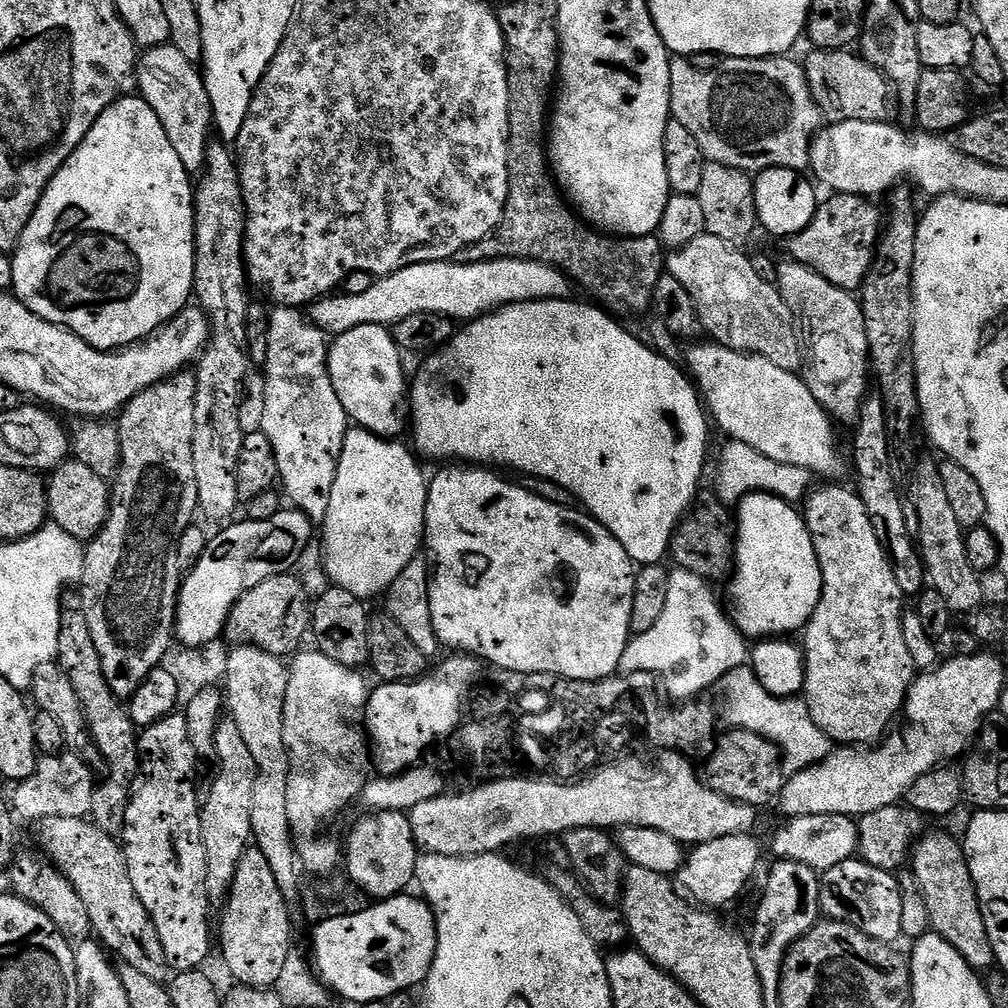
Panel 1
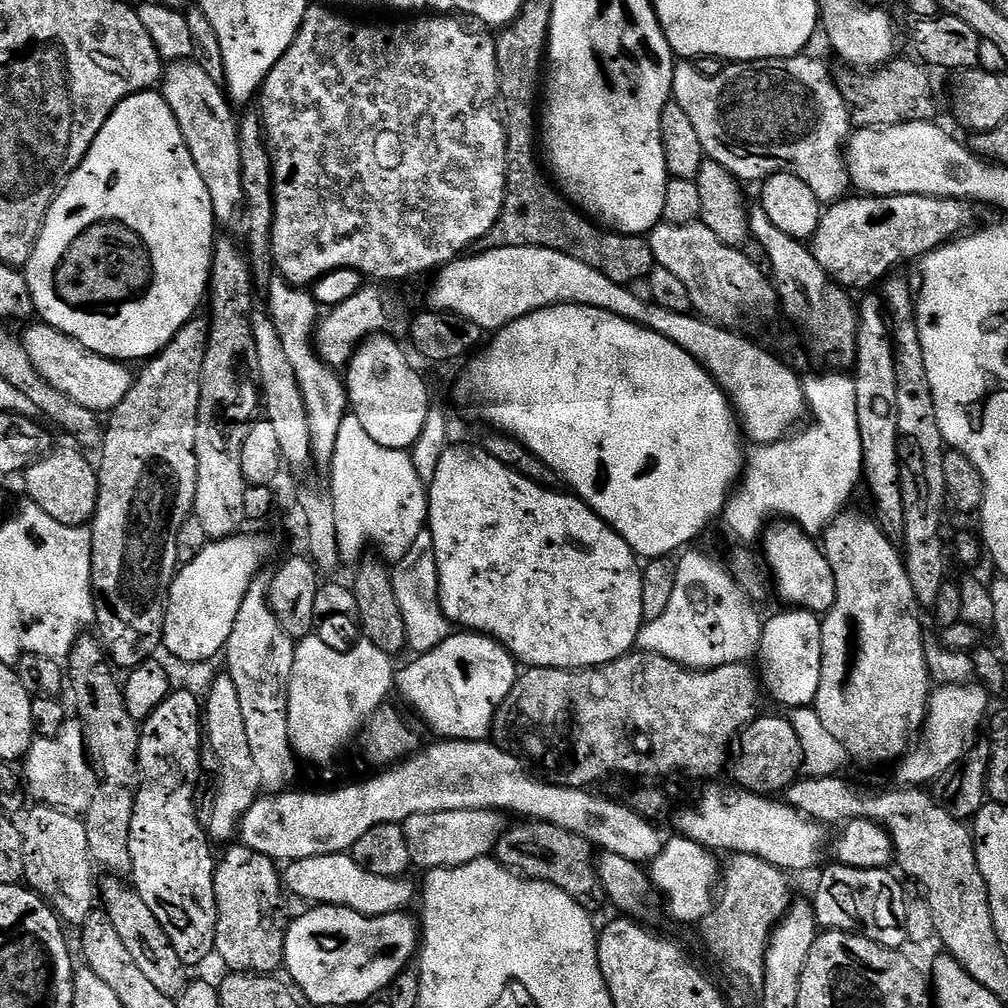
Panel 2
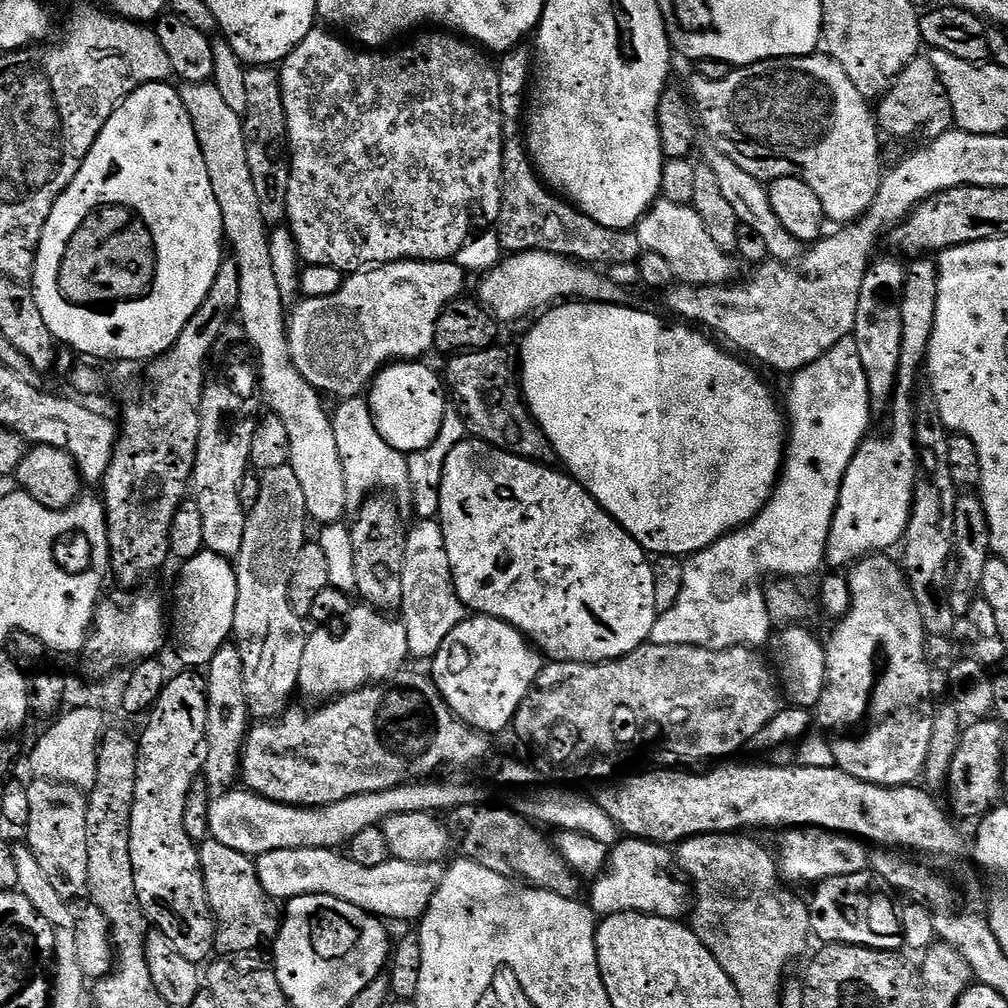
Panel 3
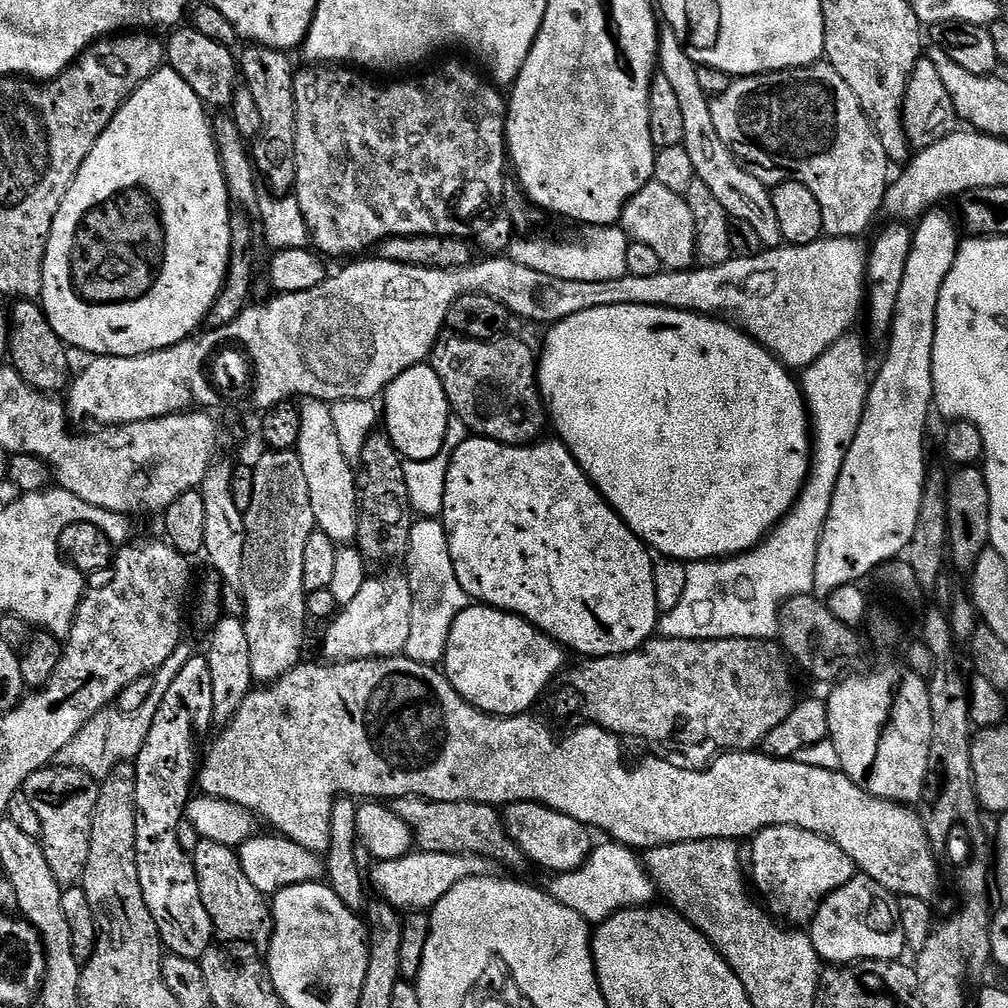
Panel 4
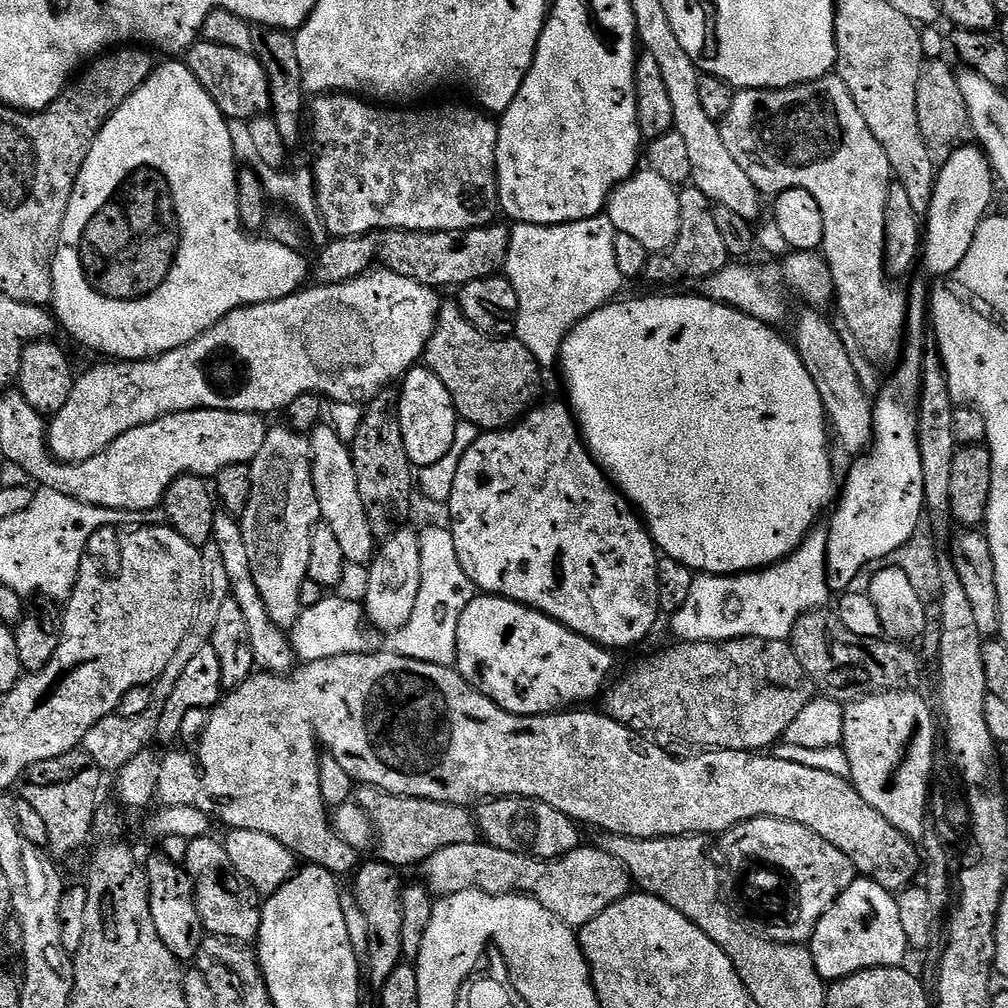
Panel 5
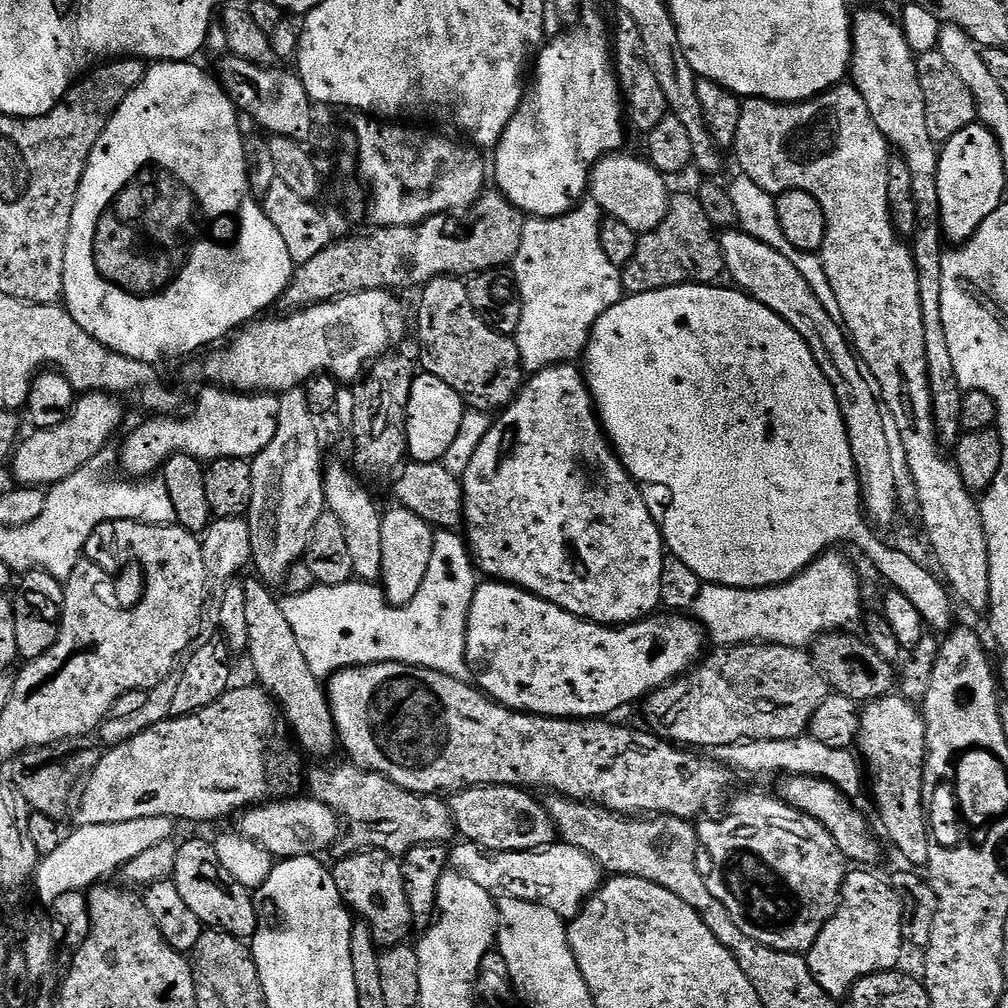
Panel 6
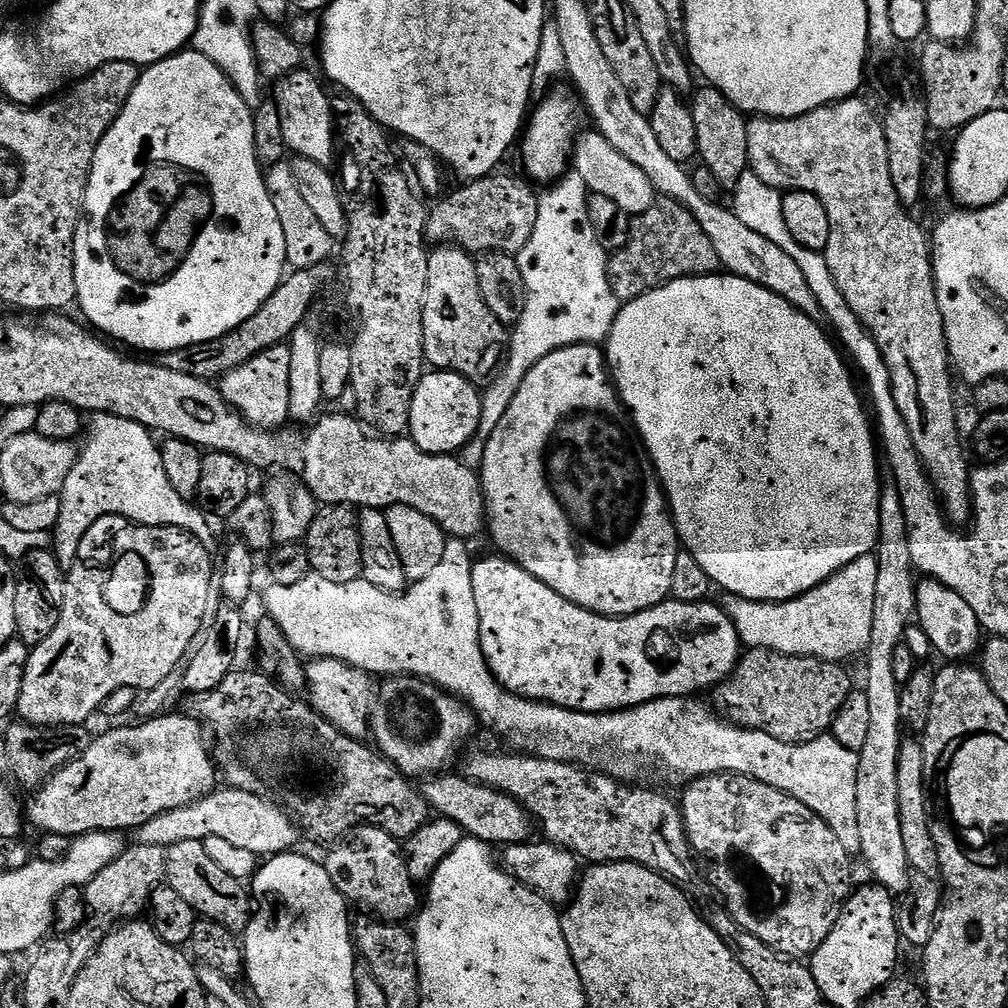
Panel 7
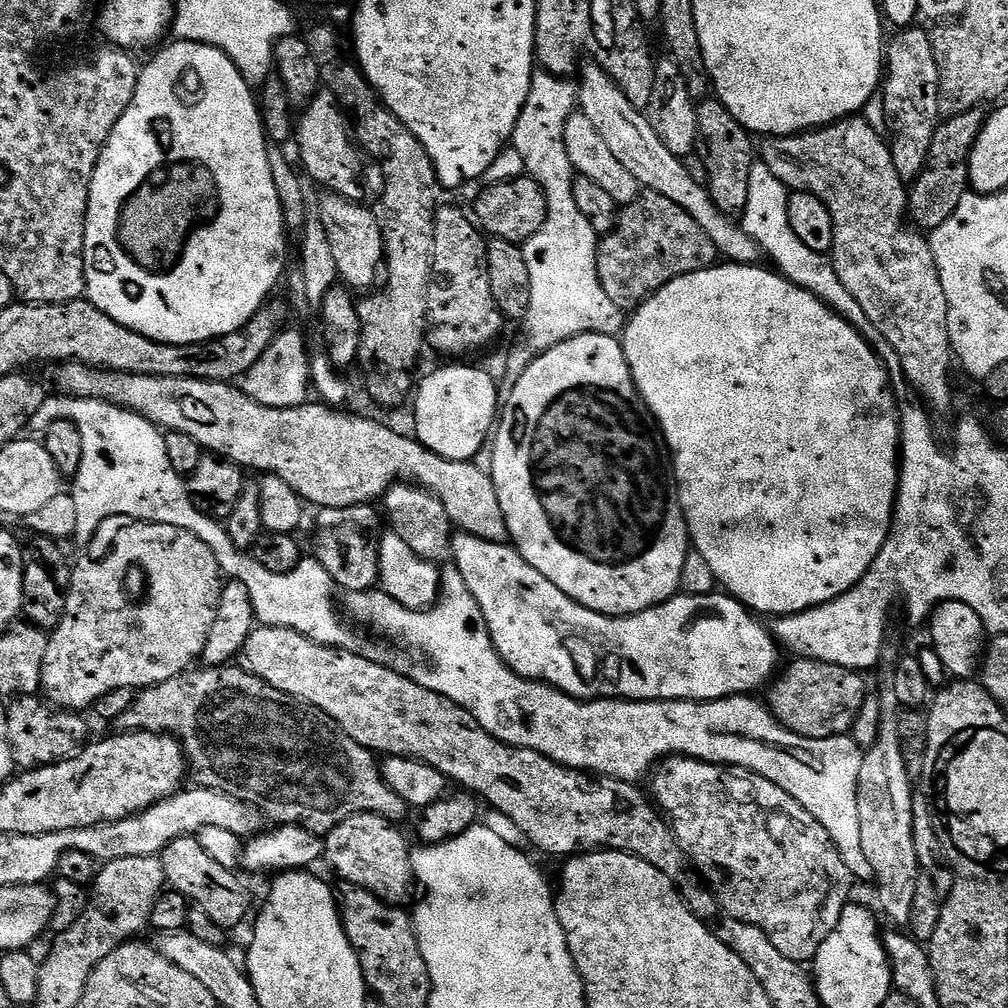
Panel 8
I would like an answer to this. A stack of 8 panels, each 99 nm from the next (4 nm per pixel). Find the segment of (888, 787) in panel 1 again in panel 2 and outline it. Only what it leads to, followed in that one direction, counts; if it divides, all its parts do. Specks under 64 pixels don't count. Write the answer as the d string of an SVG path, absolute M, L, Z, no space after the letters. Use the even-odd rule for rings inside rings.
M976 682L937 687L928 698L928 714L924 717L922 735L918 740L920 748L913 747L899 761L900 769L896 776L900 780L897 781L904 786L931 786L939 776L965 759L969 751L968 743L988 712L988 700L990 701L988 689Z

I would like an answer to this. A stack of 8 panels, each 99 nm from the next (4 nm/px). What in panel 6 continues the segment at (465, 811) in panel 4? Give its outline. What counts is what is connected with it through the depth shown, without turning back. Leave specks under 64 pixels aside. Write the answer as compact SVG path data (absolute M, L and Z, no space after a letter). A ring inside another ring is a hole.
M343 762L331 772L328 768L316 768L312 773L307 773L306 784L312 787L311 799L330 806L336 815L346 825L346 836L356 843L361 849L377 848L380 852L388 852L397 858L414 848L423 844L443 844L457 835L456 823L452 821L452 812L448 808L448 800L436 794L425 794L423 792L411 792L386 778L377 772L370 772L360 768L354 763Z

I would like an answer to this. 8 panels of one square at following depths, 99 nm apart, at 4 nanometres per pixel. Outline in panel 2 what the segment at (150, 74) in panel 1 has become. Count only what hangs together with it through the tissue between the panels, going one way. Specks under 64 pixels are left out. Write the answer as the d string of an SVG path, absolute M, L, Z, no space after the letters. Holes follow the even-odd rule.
M172 62L164 70L162 95L178 120L178 130L182 130L182 138L186 138L190 158L194 158L194 166L198 166L198 174L202 174L206 190L210 190L217 225L232 224L235 220L237 223L244 206L242 162L238 154L240 134L238 120L235 115L232 117L234 108L225 89L216 84L214 78L209 78L202 66L194 62Z

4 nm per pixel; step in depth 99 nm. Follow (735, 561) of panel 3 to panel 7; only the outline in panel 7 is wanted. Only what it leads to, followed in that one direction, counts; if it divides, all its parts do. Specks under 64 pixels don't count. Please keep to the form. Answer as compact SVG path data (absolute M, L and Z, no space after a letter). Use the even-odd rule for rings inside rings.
M869 554L850 562L814 590L793 600L779 600L776 604L728 596L723 601L724 612L734 622L738 638L745 649L765 648L787 656L812 656L816 660L848 662L851 656L863 657L870 646L870 626L874 622L874 594L878 588L878 561Z

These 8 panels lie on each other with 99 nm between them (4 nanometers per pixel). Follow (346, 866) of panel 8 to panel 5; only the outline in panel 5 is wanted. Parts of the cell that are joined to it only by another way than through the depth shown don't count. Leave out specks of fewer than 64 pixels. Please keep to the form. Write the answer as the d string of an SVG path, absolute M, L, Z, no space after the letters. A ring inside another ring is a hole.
M379 858L361 863L351 877L351 895L366 913L366 922L370 926L370 942L366 957L366 976L372 979L376 990L384 987L386 978L394 974L394 970L404 960L402 950L402 902L404 901L404 888L400 884L401 873Z

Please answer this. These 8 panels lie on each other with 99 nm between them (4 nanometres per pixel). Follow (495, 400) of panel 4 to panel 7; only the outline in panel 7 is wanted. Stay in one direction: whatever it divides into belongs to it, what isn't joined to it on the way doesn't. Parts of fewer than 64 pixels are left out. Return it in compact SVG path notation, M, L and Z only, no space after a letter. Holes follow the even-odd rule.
M455 244L436 246L428 253L422 326L425 361L441 372L453 372L473 382L484 382L500 371L508 355L509 329L494 318L490 306L486 306L486 298L482 298L482 290L478 290L473 253Z

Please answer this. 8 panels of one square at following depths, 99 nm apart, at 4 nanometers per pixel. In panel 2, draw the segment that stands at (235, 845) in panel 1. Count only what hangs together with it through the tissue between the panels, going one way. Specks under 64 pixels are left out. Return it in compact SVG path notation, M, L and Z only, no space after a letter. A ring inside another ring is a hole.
M220 674L208 688L208 701L202 704L202 720L206 725L206 744L212 747L220 763L220 781L214 785L212 812L206 819L206 831L213 841L231 841L238 832L238 821L261 791L260 775L250 750L250 738L246 735L246 721L242 719L242 706L234 678ZM232 836L232 838L231 838Z

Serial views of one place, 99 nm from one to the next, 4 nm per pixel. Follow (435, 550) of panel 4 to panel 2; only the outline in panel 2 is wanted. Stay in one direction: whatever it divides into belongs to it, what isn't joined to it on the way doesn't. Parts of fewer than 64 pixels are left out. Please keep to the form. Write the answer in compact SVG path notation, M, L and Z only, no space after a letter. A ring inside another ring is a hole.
M425 530L414 538L414 546L404 557L391 569L392 581L394 582L394 594L398 598L398 607L402 609L402 622L404 623L404 638L409 649L413 648L413 653L429 652L440 647L442 642L450 635L450 621L440 605L440 575L436 565L436 555L432 549L432 534Z

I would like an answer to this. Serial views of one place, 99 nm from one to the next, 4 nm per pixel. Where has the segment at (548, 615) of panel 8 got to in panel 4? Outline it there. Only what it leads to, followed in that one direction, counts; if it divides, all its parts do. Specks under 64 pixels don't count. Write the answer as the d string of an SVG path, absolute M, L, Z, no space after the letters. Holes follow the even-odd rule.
M476 602L464 608L458 618L454 618L450 638L444 647L442 671L454 686L454 690L458 690L461 698L475 708L481 708L492 716L518 716L527 713L531 709L528 707L543 692L545 695L552 681L565 671L564 655L565 649L530 621L515 616L512 612L504 612L500 608L490 608L486 604Z

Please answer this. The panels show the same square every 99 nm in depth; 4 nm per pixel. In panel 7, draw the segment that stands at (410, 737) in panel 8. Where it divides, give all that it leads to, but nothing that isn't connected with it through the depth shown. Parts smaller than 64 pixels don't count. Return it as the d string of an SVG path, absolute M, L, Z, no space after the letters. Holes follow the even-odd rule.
M313 659L306 668L307 699L322 718L329 720L336 729L350 738L363 741L370 732L374 705L378 700L378 688L369 673L351 668L341 660ZM469 751L463 757L464 768L463 775L470 780L475 780L478 784L484 784L488 788L498 790L514 802L521 804L532 817L533 821L544 831L543 839L549 844L557 844L559 848L565 848L567 852L572 852L581 861L588 860L589 865L593 864L613 864L614 862L630 862L631 864L641 864L658 874L662 874L667 880L671 880L681 886L687 885L688 880L688 856L690 857L690 845L688 843L688 831L684 829L684 814L679 803L676 804L668 796L663 796L660 792L651 792L648 788L627 788L624 784L619 784L616 780L611 780L608 776L603 776L600 772L587 772L587 767L577 766L576 764L567 764L557 760L544 760L535 754L523 754L524 756L507 756L504 752L472 752Z

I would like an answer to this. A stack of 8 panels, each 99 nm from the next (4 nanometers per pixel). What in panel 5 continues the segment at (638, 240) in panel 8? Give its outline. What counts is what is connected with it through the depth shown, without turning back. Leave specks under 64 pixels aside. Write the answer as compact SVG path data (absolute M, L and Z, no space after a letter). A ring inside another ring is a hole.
M684 186L680 193L680 229L678 238L672 243L665 256L652 254L648 257L648 265L644 271L647 279L656 284L668 284L671 280L693 280L699 282L708 276L718 274L730 263L730 257L725 247L725 239L721 237L714 222L714 205L712 201L694 186Z

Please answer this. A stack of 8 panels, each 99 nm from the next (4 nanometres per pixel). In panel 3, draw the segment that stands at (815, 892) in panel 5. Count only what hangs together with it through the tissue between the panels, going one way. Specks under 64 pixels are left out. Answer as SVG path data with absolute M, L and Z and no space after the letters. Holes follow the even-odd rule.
M793 828L781 836L784 837L780 840L778 867L785 881L805 880L809 886L815 886L822 880L869 871L869 845L855 836L827 832L825 828Z

